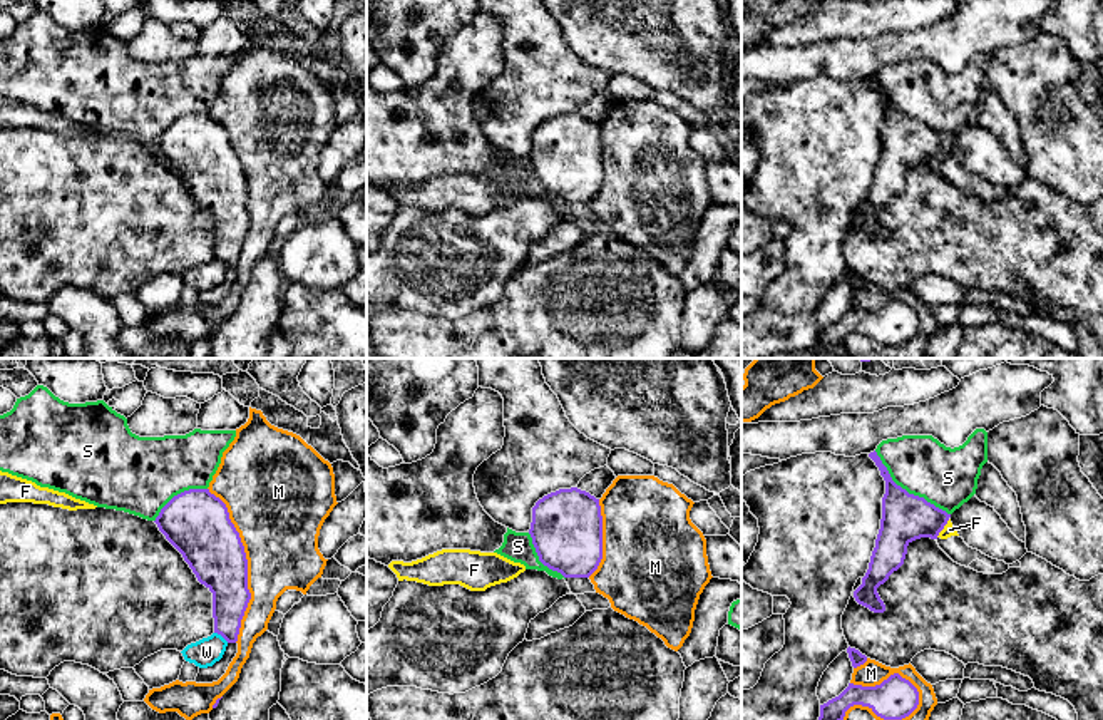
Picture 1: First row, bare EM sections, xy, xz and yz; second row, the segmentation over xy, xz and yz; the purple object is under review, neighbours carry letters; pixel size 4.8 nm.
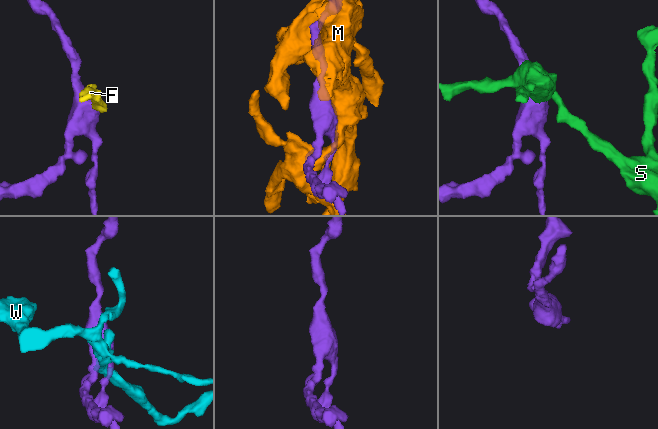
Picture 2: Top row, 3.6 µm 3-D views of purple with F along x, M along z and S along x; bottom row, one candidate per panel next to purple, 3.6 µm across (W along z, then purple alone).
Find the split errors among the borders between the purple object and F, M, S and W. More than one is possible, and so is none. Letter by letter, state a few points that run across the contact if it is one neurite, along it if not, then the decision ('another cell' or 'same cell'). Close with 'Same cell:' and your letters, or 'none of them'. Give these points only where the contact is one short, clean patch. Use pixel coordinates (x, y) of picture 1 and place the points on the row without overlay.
F: yz (949, 144), (936, 161) | another cell
M: another cell
S: another cell
W: another cell
Same cell: none of them

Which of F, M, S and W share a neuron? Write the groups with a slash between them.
F / M / S / W

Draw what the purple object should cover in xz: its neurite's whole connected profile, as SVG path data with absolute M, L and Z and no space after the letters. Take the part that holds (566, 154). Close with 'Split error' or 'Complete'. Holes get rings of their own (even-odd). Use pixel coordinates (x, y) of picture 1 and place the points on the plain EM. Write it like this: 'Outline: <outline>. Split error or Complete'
Outline: M577 112L547 119L532 132L529 159L544 191L564 203L589 203L603 184L599 124Z. Complete

